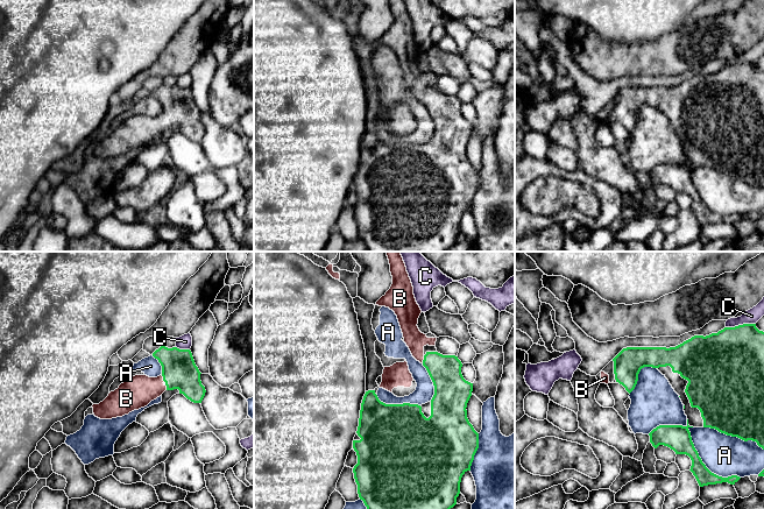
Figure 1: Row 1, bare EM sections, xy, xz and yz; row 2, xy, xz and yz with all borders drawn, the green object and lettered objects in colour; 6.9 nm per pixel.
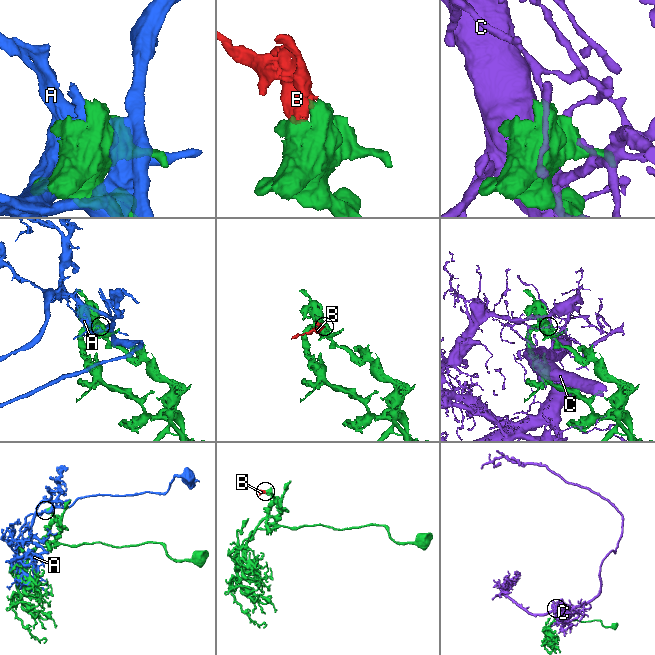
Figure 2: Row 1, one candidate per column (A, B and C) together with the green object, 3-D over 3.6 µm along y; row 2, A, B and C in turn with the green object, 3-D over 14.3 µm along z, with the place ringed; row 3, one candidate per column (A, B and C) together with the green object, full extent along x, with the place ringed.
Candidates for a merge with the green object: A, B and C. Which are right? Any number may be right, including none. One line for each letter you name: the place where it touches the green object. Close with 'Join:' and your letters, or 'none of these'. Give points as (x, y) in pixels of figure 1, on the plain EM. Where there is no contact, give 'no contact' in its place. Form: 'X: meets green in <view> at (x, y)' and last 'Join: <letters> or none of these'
B: meets green in xz at (424, 98)
Join: B

